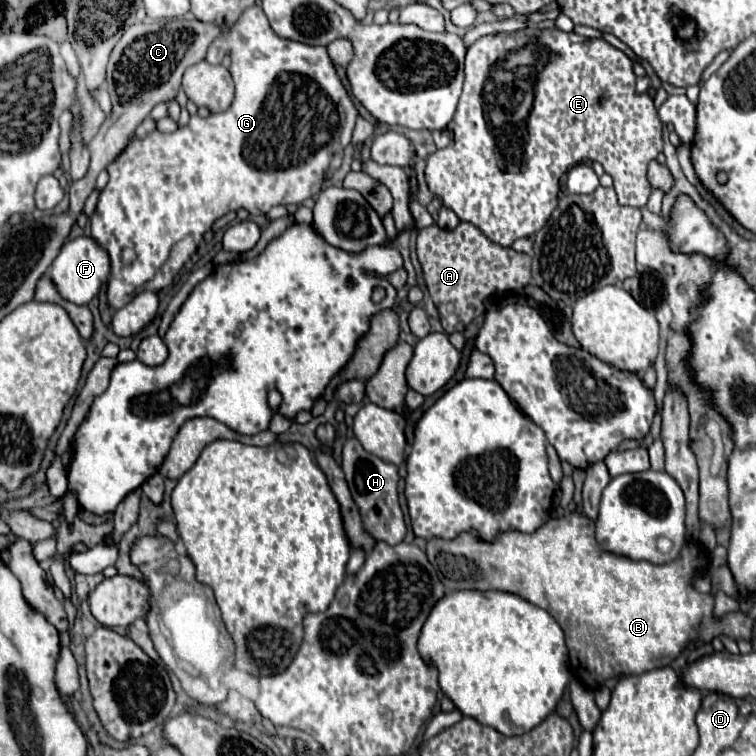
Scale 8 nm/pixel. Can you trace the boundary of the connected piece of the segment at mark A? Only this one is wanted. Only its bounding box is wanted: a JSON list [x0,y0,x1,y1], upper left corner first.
[417,222,529,334]

